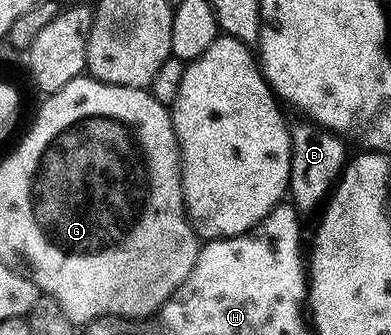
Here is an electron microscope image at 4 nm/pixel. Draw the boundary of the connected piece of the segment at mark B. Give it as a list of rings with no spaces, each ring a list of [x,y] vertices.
[[[297,120],[301,122],[288,123],[289,147],[291,148],[291,164],[289,165],[288,197],[298,211],[313,210],[324,203],[336,187],[342,170],[345,168],[347,153],[345,154],[346,139],[338,138],[336,134],[324,130],[315,122]]]

